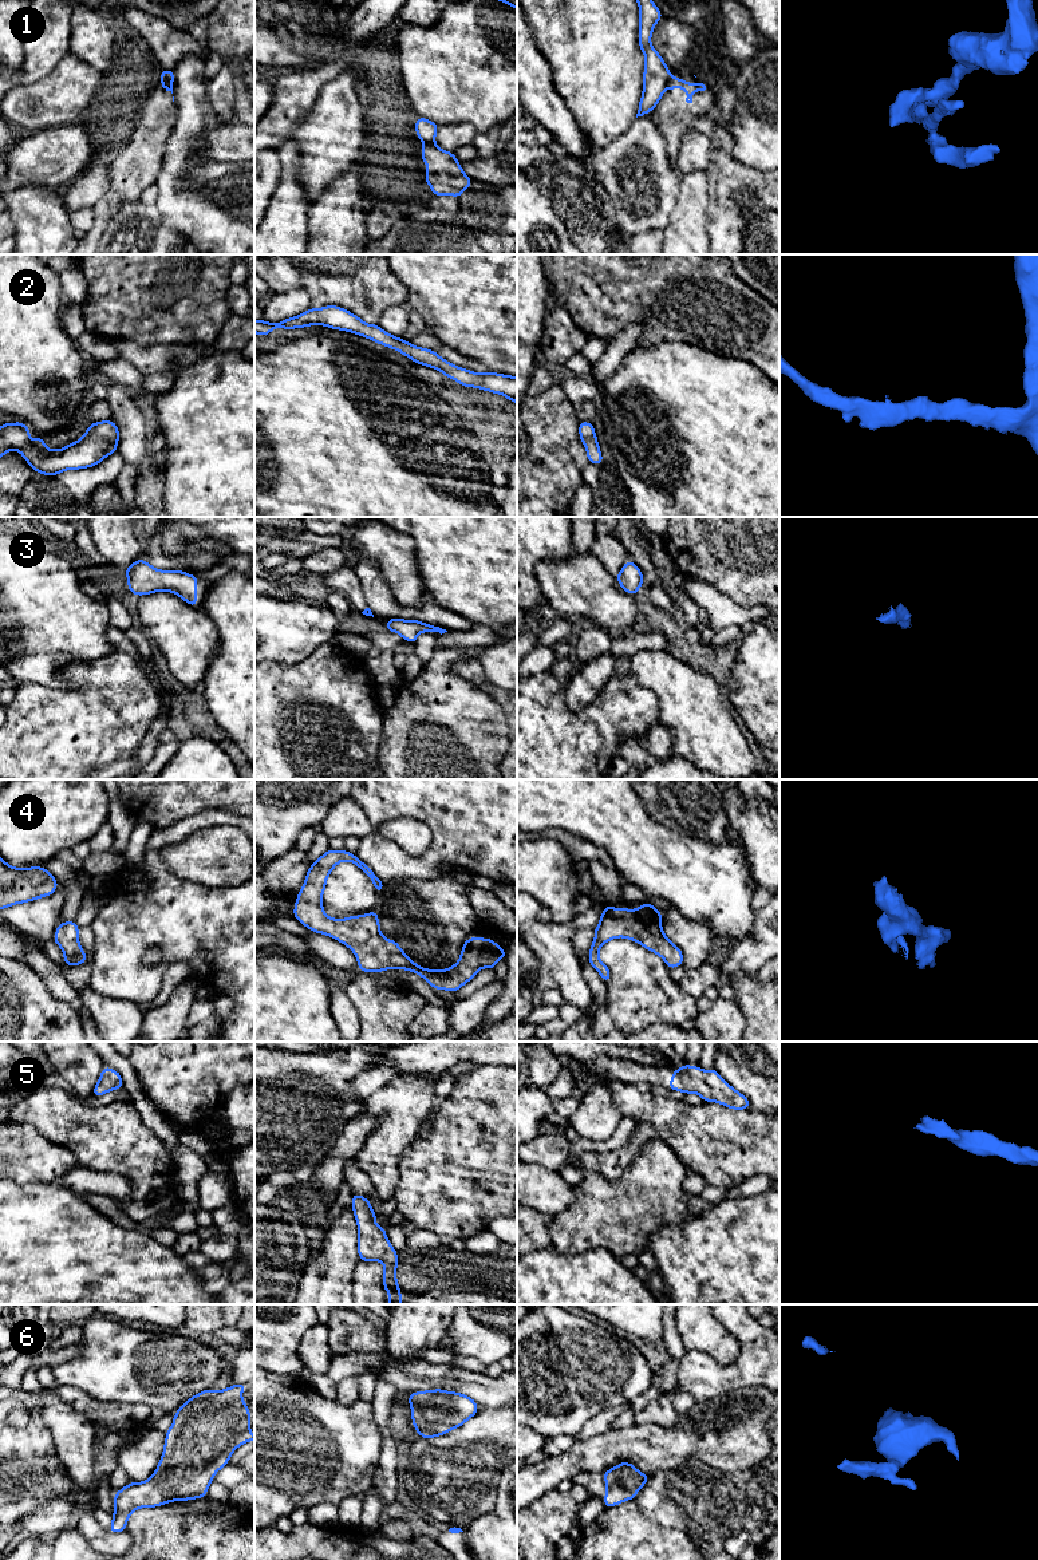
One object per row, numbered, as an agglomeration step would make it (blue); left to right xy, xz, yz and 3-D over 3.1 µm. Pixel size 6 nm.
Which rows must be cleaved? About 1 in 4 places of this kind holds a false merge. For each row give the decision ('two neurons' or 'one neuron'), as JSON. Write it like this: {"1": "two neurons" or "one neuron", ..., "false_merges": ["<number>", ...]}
{"1": "two neurons", "2": "one neuron", "3": "one neuron", "4": "one neuron", "5": "one neuron", "6": "one neuron", "false_merges": ["1"]}

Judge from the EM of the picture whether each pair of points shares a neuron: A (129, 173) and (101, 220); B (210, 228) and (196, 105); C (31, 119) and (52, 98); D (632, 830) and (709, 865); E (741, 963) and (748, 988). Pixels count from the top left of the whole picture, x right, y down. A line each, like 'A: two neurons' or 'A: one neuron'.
A: one neuron
B: one neuron
C: one neuron
D: one neuron
E: two neurons

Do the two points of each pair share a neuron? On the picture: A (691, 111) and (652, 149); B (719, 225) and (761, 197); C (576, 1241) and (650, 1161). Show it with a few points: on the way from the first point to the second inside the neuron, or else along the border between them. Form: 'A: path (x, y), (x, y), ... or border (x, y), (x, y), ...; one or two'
A: border (652, 110), (673, 168); two
B: path (730, 214), (750, 197); one
C: path (596, 1221), (636, 1181); one

